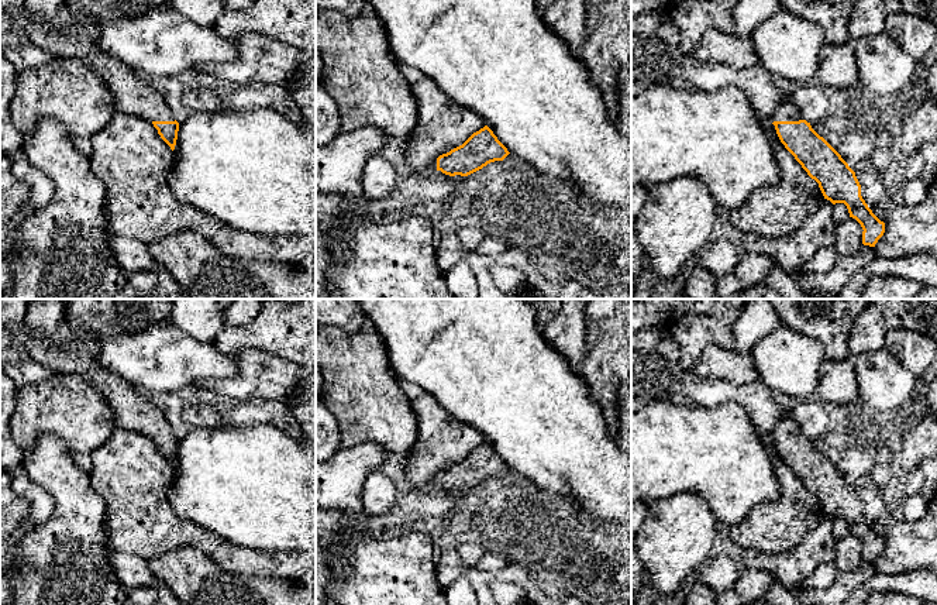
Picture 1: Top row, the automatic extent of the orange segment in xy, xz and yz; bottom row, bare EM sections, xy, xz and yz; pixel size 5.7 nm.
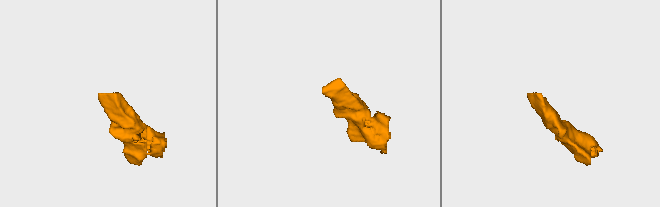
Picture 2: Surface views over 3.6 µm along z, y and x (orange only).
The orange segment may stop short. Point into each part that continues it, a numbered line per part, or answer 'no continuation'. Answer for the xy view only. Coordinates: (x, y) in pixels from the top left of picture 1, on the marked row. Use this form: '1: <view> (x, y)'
1: xy (76, 38)

